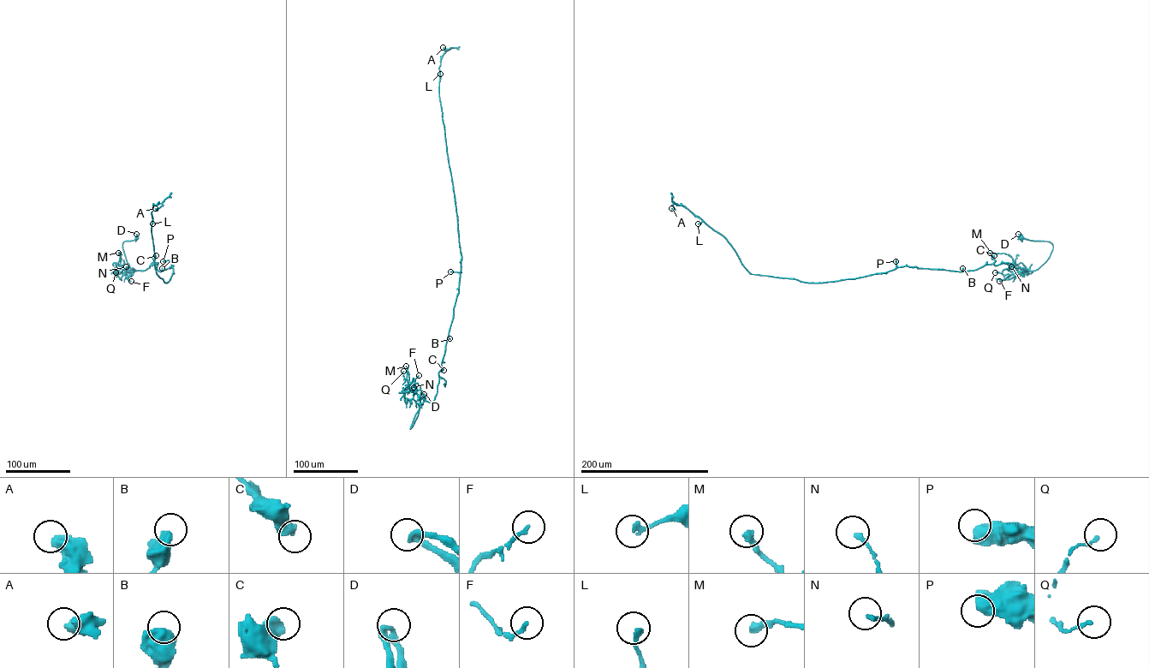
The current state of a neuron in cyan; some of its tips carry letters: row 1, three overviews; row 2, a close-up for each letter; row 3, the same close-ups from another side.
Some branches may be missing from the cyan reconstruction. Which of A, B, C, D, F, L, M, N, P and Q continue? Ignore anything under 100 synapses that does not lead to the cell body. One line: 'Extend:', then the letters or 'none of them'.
Extend: none of them

